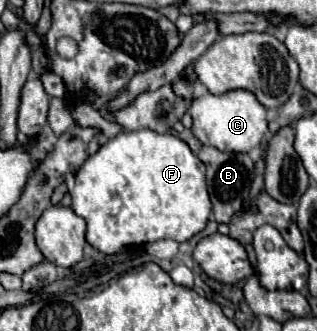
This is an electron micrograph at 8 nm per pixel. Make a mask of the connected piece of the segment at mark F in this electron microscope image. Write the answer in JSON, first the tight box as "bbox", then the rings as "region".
{"bbox":[72,129,210,255],"region":[[[150,129],[120,131],[108,139],[92,157],[84,161],[76,173],[76,185],[72,189],[72,211],[86,219],[86,241],[104,255],[122,251],[124,247],[146,245],[158,239],[174,239],[178,243],[188,241],[200,233],[210,215],[210,197],[204,181],[204,163],[190,151],[190,147],[172,133],[156,133]]]}

